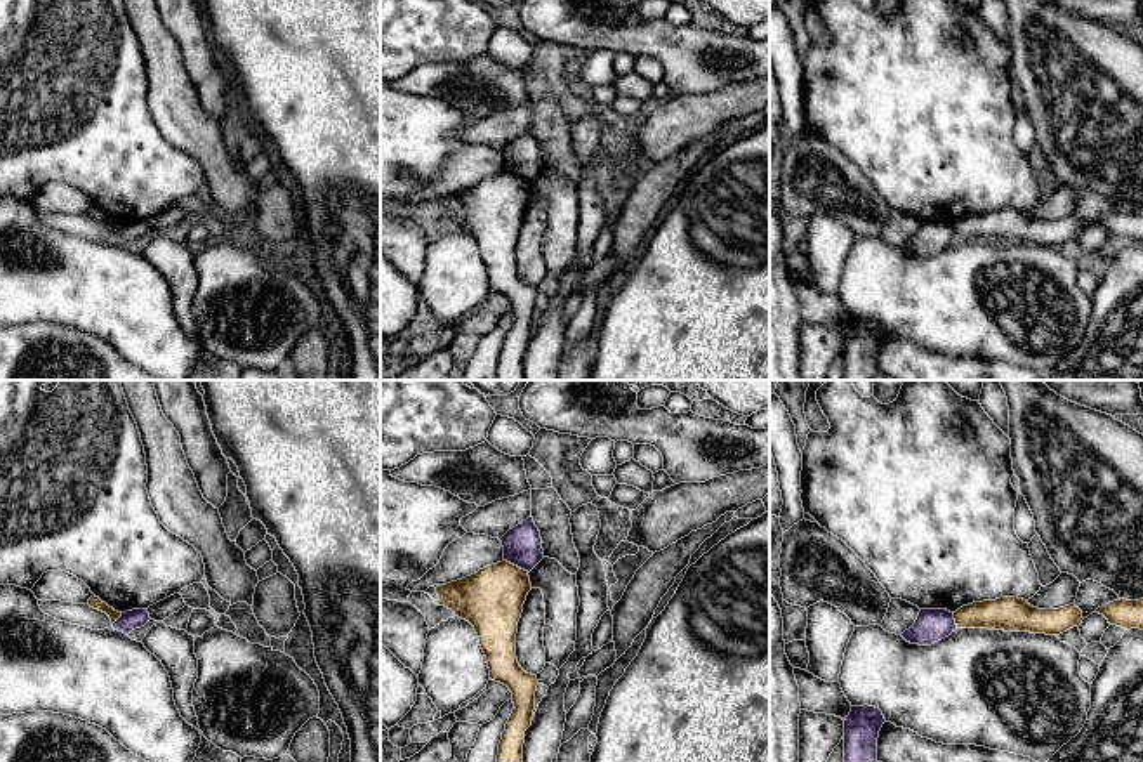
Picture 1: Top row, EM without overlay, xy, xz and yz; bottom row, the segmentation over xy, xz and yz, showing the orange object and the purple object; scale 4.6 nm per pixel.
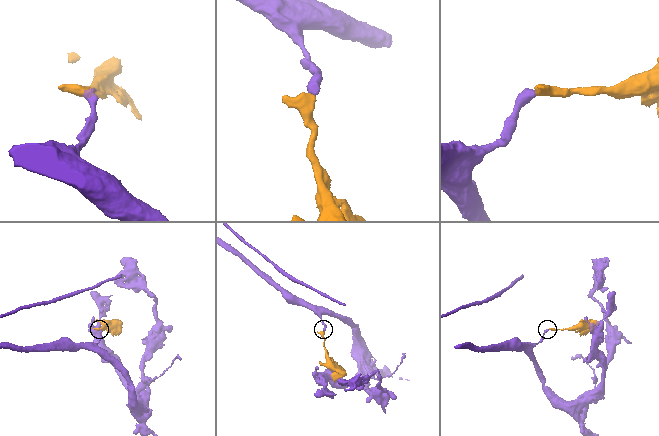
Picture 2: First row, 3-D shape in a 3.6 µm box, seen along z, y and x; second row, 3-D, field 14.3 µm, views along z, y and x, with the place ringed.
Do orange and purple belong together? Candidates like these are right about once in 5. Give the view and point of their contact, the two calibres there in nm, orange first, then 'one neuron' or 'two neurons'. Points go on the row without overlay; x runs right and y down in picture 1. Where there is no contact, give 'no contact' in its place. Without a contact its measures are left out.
meets orange in xz at (516, 177); 300 nm thick on the orange side, 180 nm on the other; two neurons

